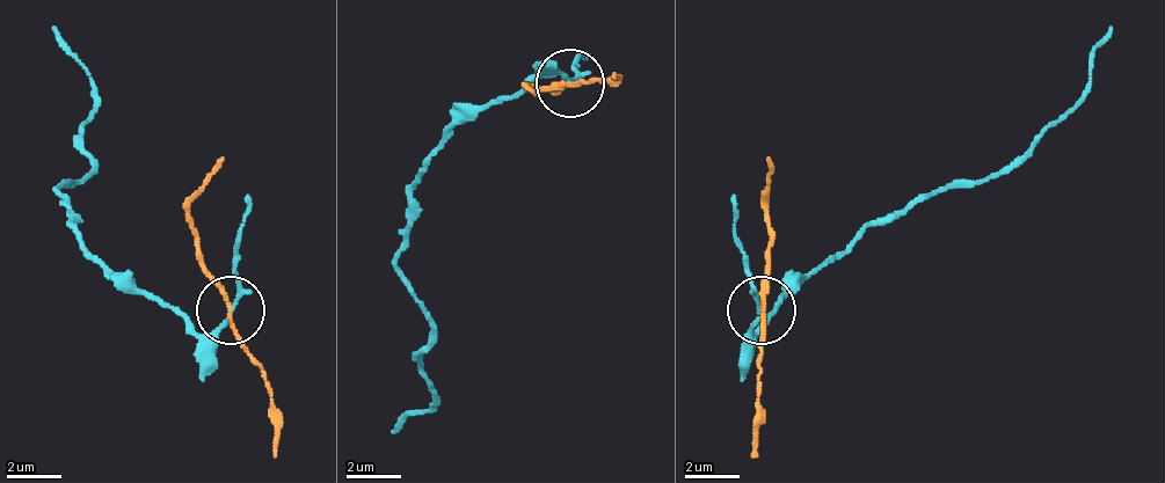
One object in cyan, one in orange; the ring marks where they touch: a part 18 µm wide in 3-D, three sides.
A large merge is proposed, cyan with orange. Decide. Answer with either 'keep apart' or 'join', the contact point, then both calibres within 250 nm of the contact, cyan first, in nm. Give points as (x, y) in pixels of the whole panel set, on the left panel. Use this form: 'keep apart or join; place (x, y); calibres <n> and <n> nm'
keep apart; place (231, 310); calibres 140 and 150 nm

